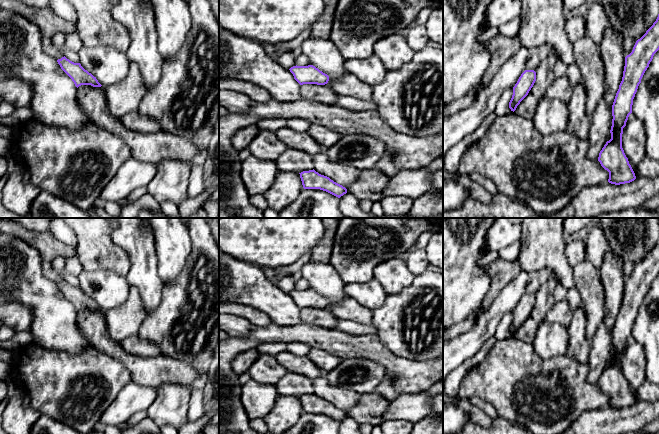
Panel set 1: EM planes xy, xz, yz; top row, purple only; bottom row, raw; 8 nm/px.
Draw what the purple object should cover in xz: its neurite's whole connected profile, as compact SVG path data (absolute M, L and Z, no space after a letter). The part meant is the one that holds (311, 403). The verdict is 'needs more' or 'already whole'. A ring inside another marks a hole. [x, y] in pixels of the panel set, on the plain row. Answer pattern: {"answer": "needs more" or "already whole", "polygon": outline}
{"answer": "already whole", "polygon": "M314 393L303 395L299 398L304 413L320 413L338 422L347 417L345 411L334 406L327 400L319 398Z"}

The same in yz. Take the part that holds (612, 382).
{"answer": "already whole", "polygon": "M659 238L653 249L646 255L646 257L636 265L632 276L625 281L625 290L623 295L622 305L616 317L612 329L612 350L611 363L606 366L599 377L598 385L601 390L609 396L608 406L615 409L630 407L636 403L635 397L629 388L622 372L622 358L623 352L626 350L629 339L632 337L633 323L637 316L641 303L649 291L654 278L659 274Z"}

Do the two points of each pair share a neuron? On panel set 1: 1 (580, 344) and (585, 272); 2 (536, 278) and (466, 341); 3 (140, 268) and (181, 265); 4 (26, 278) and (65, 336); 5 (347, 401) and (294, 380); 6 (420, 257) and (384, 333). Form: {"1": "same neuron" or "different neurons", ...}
{"1": "same neuron", "2": "same neuron", "3": "same neuron", "4": "same neuron", "5": "same neuron", "6": "same neuron"}

